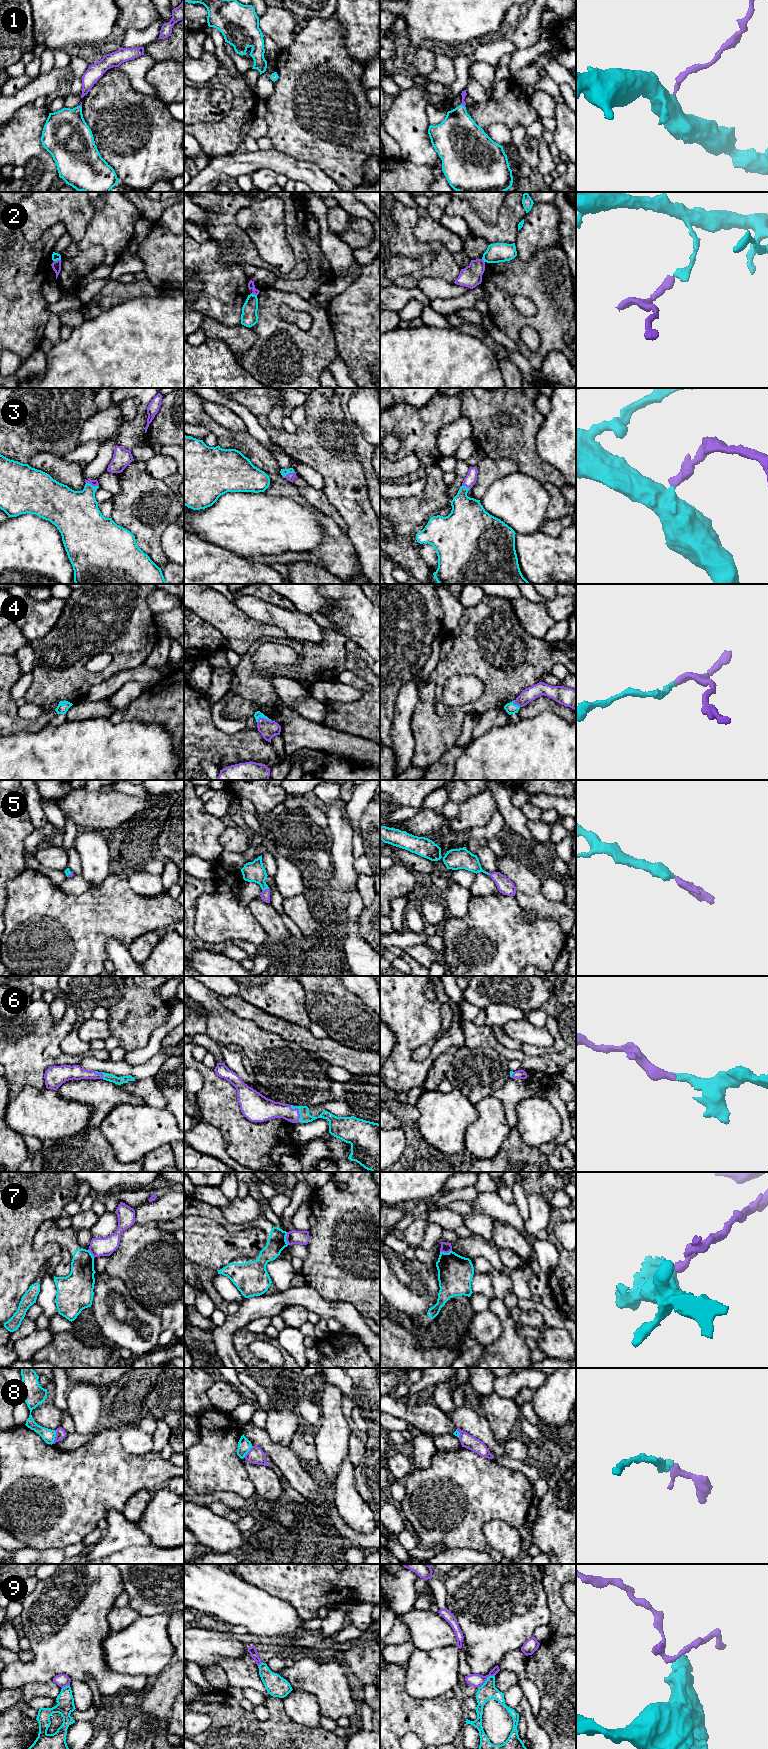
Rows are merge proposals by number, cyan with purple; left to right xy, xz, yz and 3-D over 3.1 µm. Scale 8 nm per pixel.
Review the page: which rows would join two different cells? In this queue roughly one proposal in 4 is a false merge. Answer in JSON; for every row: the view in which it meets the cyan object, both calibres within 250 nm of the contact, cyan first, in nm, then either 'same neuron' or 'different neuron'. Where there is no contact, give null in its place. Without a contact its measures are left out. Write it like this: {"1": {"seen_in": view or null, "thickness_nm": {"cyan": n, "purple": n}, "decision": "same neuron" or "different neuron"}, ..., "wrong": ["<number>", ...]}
{"1": {"seen_in": "yz", "thickness_nm": {"cyan": 340, "purple": 40}, "decision": "same neuron"}, "2": {"seen_in": "xy", "thickness_nm": {"cyan": 60, "purple": 80}, "decision": "different neuron"}, "3": {"seen_in": "xy", "thickness_nm": {"cyan": 360, "purple": 50}, "decision": "same neuron"}, "4": {"seen_in": "xz", "thickness_nm": {"cyan": 50, "purple": 140}, "decision": "same neuron"}, "5": {"seen_in": "xz", "thickness_nm": {"cyan": 160, "purple": 80}, "decision": "same neuron"}, "6": {"seen_in": "xz", "thickness_nm": {"cyan": 90, "purple": 160}, "decision": "same neuron"}, "7": {"seen_in": "xz", "thickness_nm": {"cyan": 150, "purple": 110}, "decision": "different neuron"}, "8": {"seen_in": "xy", "thickness_nm": {"cyan": 110, "purple": 80}, "decision": "different neuron"}, "9": {"seen_in": "yz", "thickness_nm": {"cyan": 130, "purple": 110}, "decision": "different neuron"}, "wrong": ["2", "7", "8", "9"]}

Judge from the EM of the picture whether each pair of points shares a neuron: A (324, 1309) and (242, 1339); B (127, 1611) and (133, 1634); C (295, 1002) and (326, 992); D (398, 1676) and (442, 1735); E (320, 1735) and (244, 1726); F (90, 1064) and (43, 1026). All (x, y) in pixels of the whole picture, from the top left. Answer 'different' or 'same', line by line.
A: different
B: different
C: different
D: same
E: same
F: different

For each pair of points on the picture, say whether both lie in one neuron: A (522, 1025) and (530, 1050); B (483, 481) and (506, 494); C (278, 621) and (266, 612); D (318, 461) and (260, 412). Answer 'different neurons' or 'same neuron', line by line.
A: different neurons
B: different neurons
C: same neuron
D: same neuron

